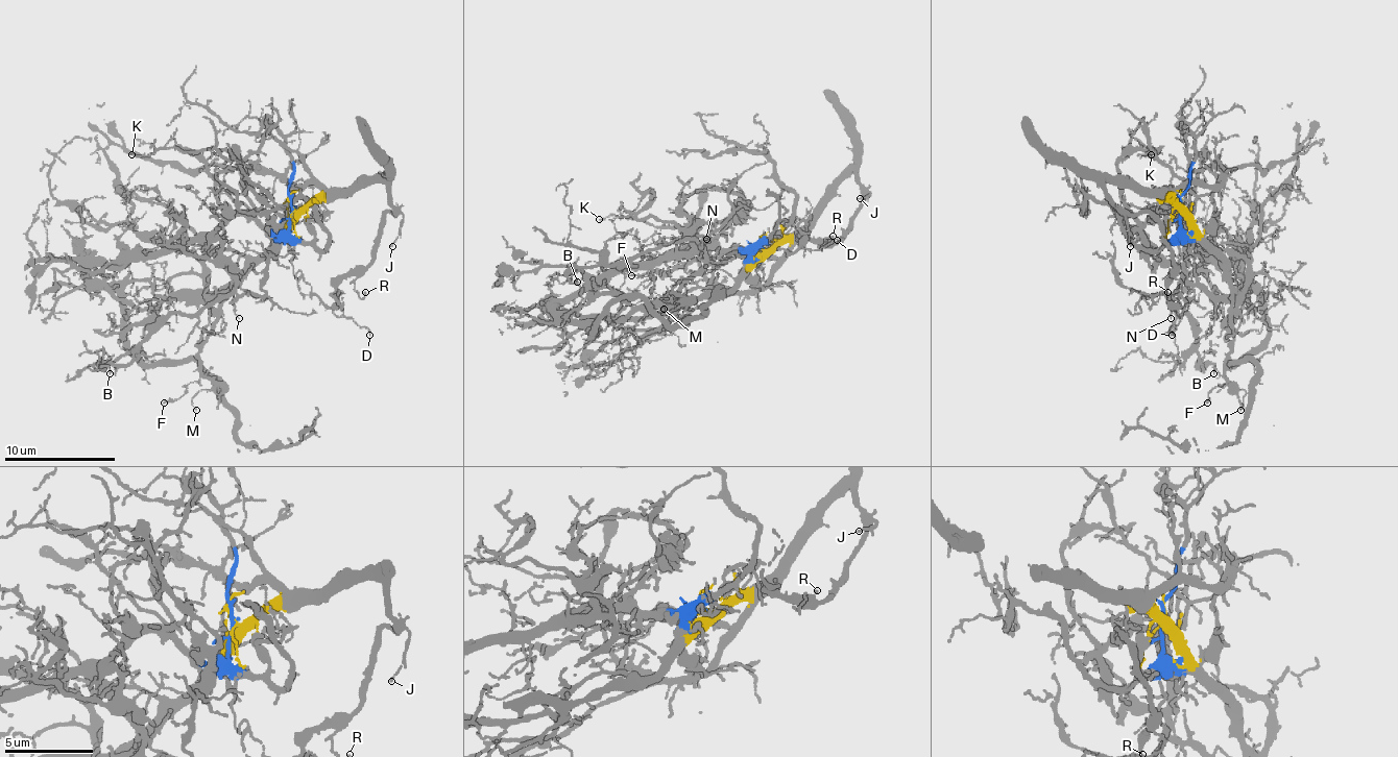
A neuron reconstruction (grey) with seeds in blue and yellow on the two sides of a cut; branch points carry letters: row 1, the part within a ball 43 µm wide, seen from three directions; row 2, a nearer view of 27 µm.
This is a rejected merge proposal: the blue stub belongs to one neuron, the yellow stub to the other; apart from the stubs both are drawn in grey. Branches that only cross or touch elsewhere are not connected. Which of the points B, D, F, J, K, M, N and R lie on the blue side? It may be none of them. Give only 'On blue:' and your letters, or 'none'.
On blue: B, K, N

